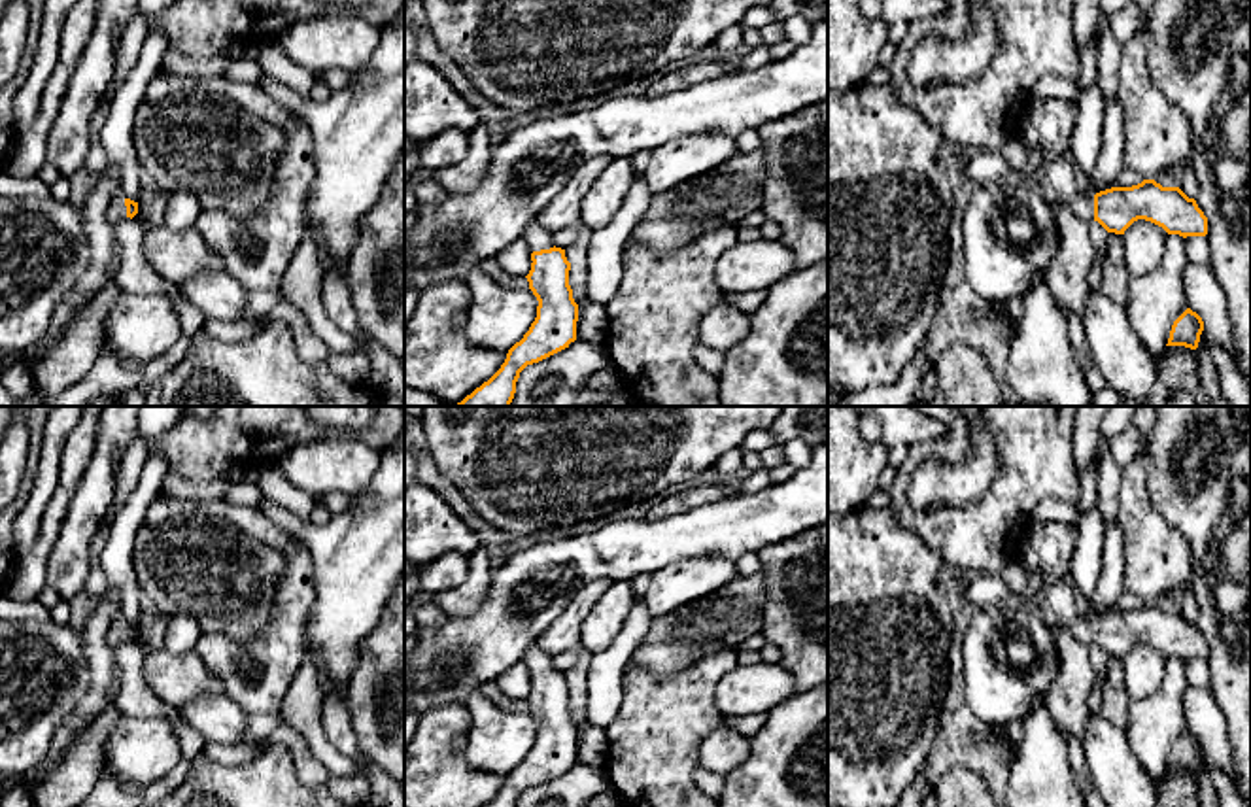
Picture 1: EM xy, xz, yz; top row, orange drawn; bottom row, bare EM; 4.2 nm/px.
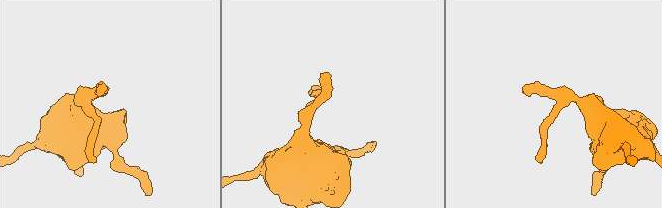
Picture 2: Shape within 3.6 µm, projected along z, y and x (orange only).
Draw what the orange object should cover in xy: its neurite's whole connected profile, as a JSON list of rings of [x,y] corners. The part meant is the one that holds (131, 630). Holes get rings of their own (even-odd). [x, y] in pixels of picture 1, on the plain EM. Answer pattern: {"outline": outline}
{"outline": [[[121,616],[113,620],[108,629],[108,643],[115,648],[121,643],[134,641],[138,637],[138,626],[125,622]]]}

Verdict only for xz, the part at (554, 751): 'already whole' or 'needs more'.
needs more

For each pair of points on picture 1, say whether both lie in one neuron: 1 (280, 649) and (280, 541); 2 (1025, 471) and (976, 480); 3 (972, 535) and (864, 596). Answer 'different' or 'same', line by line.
1: same
2: different
3: different

